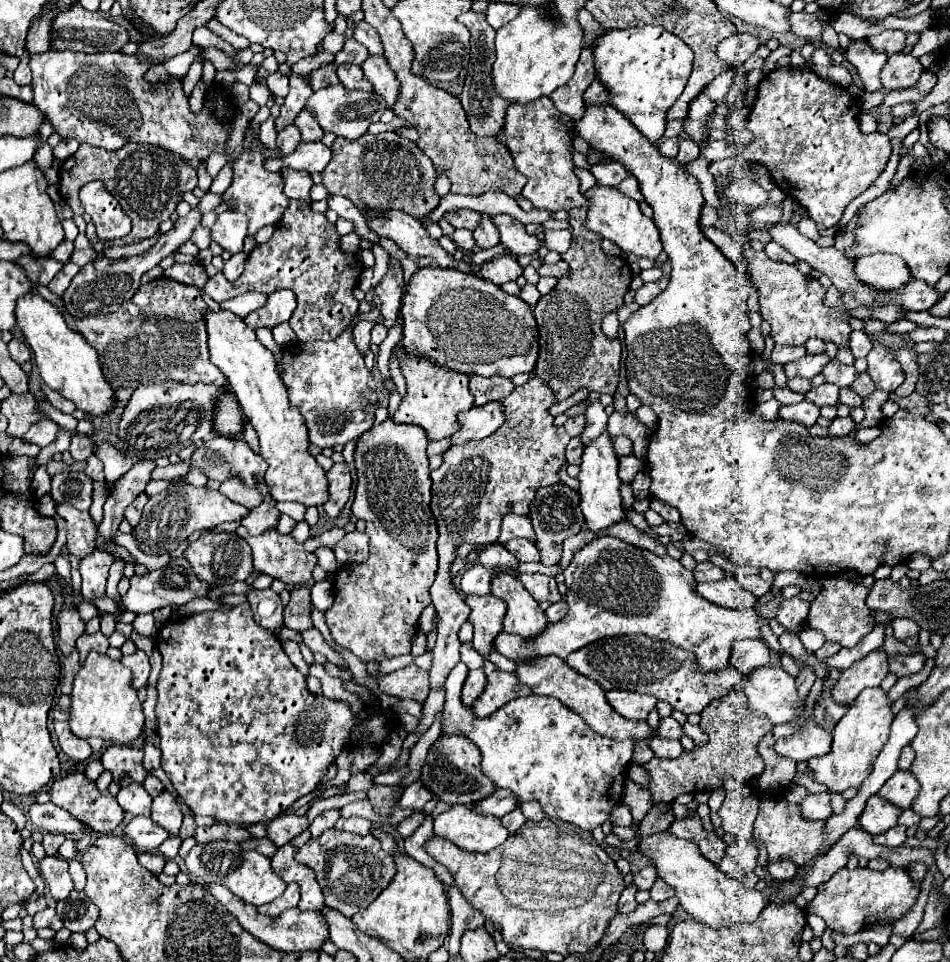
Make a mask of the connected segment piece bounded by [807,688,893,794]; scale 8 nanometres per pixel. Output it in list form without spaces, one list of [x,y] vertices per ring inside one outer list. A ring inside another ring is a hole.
[[[867,688],[857,696],[857,700],[849,706],[847,714],[833,728],[833,746],[825,756],[817,756],[807,760],[807,768],[811,778],[819,784],[825,784],[829,792],[843,794],[847,788],[859,788],[861,782],[869,776],[873,768],[873,760],[885,746],[889,738],[889,726],[893,722],[891,702],[881,688]]]

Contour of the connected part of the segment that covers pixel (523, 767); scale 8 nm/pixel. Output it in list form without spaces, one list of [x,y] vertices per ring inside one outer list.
[[[459,662],[447,676],[443,732],[461,732],[475,742],[483,756],[483,774],[497,788],[511,790],[519,804],[537,800],[547,818],[567,820],[587,832],[611,820],[613,808],[623,798],[635,744],[621,744],[599,736],[553,696],[531,694],[527,698],[515,698],[491,716],[477,718],[471,706],[461,700],[467,672],[467,666]]]

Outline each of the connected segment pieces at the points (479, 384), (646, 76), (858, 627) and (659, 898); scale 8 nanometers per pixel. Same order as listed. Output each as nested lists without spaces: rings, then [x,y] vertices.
[[[471,376],[469,380],[471,394],[475,398],[475,406],[487,404],[491,400],[503,400],[513,392],[513,382],[505,376],[493,376],[493,378],[483,378],[483,376]]]
[[[637,26],[629,30],[605,30],[599,38],[593,40],[593,58],[597,80],[607,88],[611,100],[609,104],[617,108],[631,124],[651,142],[659,140],[665,132],[665,112],[681,96],[683,88],[689,82],[693,70],[693,50],[677,36],[665,32],[659,26]]]
[[[843,576],[829,578],[823,582],[821,594],[811,604],[807,624],[811,628],[821,630],[825,634],[825,640],[839,642],[841,646],[853,648],[861,640],[861,636],[871,632],[875,626],[873,624],[873,610],[869,610],[865,606],[867,594],[869,594],[869,588],[865,588],[863,584],[855,584],[849,578],[843,578]]]
[[[657,880],[655,886],[649,892],[651,892],[651,900],[655,900],[655,902],[663,902],[663,900],[675,896],[673,888],[667,882],[663,882],[663,880]]]

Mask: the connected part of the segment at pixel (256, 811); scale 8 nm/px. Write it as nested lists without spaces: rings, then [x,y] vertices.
[[[243,602],[235,608],[231,608],[229,612],[215,610],[215,612],[201,612],[201,614],[169,620],[157,634],[157,648],[163,656],[163,670],[161,670],[159,682],[157,682],[159,696],[157,696],[157,708],[155,708],[155,712],[157,712],[157,736],[159,736],[159,744],[161,744],[161,754],[165,754],[165,758],[161,760],[161,768],[167,772],[171,784],[175,786],[181,800],[191,808],[193,814],[213,816],[213,818],[225,820],[229,824],[239,824],[239,826],[241,824],[269,822],[269,820],[277,818],[281,812],[285,812],[295,800],[299,800],[305,794],[311,794],[319,786],[323,776],[327,774],[327,768],[331,768],[335,764],[337,756],[347,746],[369,744],[369,746],[377,748],[389,738],[391,730],[395,728],[395,722],[385,714],[371,714],[365,708],[361,708],[359,712],[353,712],[353,706],[347,702],[339,702],[339,700],[311,694],[307,688],[305,676],[291,664],[291,660],[285,654],[281,642],[277,640],[275,632],[259,626],[253,620],[249,602]]]

